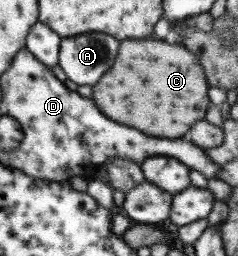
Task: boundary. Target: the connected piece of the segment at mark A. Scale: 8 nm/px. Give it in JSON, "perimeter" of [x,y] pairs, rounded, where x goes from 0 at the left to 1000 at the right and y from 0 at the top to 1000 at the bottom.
{"perimeter":[[[345,133],[256,156],[248,254],[286,313],[324,332],[395,336],[479,250],[496,156],[454,133]]]}

